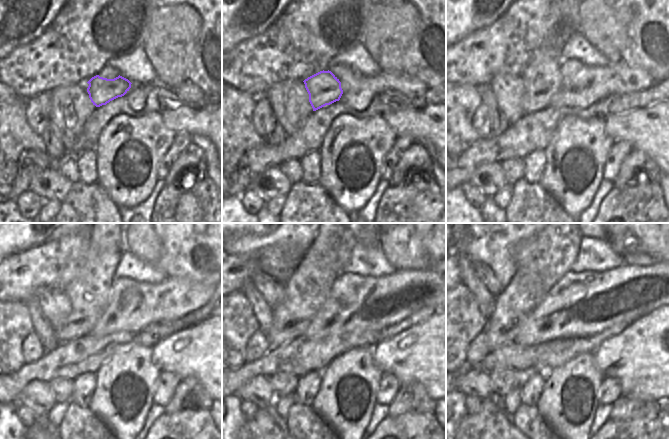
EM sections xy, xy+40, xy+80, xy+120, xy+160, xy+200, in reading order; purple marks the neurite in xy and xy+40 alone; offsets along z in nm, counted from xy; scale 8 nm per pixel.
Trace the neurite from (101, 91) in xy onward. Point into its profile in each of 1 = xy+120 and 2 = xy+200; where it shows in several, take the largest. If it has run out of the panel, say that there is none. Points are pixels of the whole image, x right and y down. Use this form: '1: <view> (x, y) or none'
1: xy+120 (85, 313)
2: xy+200 (509, 314)

